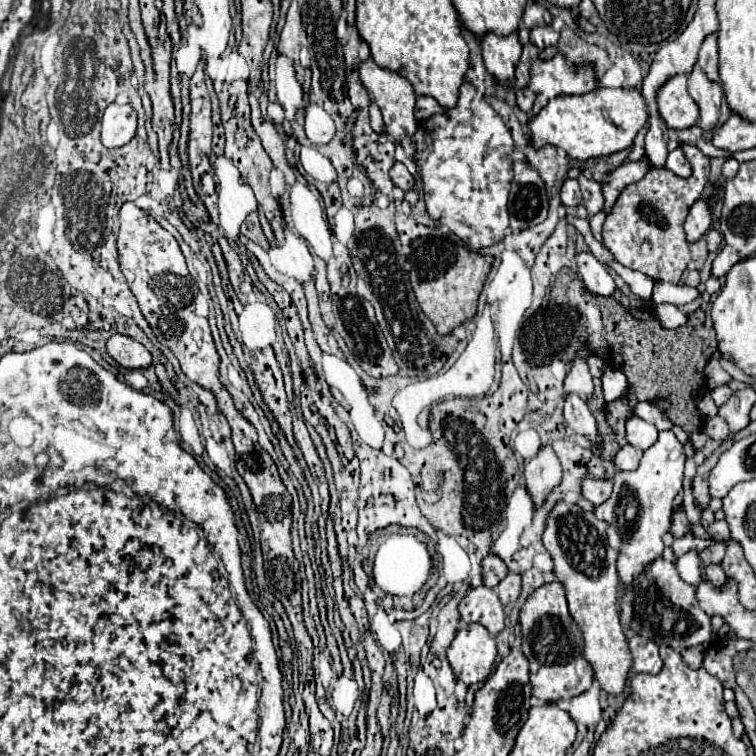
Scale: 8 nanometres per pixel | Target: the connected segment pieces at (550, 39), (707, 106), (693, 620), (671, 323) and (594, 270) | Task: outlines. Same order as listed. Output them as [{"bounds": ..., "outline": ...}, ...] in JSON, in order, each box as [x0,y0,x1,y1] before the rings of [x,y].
[{"bounds":[531,27,559,49],"outline":[[[535,27],[531,31],[531,43],[537,45],[537,49],[557,45],[557,39],[559,39],[559,33],[555,33],[551,27]]]},{"bounds":[689,65,723,129],"outline":[[[695,65],[689,75],[689,95],[699,105],[699,111],[701,111],[699,127],[701,129],[715,127],[715,123],[719,119],[719,105],[723,99],[721,83],[709,81],[709,77],[705,77],[701,67]]]},{"bounds":[619,559,717,649],"outline":[[[657,559],[619,597],[621,621],[633,627],[639,635],[645,635],[657,643],[661,641],[671,649],[707,645],[717,637],[711,627],[711,617],[697,605],[695,591],[697,587],[685,583],[671,561]]]},{"bounds":[655,305,687,329],"outline":[[[657,305],[655,313],[657,313],[657,319],[661,321],[661,325],[667,329],[677,329],[677,327],[685,325],[685,321],[687,321],[687,315],[683,315],[675,305]]]},{"bounds":[577,253,615,295],"outline":[[[579,253],[577,255],[577,267],[581,281],[585,285],[585,291],[593,295],[611,295],[615,291],[615,281],[605,265],[601,265],[593,253]]]}]

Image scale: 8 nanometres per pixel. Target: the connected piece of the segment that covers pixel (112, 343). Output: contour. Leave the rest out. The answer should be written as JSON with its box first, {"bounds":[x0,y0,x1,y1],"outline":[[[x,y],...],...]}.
{"bounds":[107,333,151,369],"outline":[[[113,333],[107,339],[107,353],[127,369],[145,369],[151,365],[151,353],[139,341],[121,333]]]}

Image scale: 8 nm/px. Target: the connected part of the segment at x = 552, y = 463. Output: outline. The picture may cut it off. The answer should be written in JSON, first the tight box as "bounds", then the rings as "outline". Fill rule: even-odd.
{"bounds":[525,445,561,507],"outline":[[[545,445],[535,459],[525,459],[525,483],[535,507],[541,507],[547,495],[561,483],[561,463],[555,451]]]}

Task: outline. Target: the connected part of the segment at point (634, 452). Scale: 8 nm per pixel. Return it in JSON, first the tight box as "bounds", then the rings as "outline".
{"bounds":[613,445,643,469],"outline":[[[625,445],[625,447],[621,447],[619,449],[619,453],[615,455],[615,459],[613,459],[613,465],[617,467],[617,469],[637,469],[637,465],[639,465],[639,461],[641,461],[641,455],[643,455],[643,451],[641,449],[635,449],[633,445]]]}

